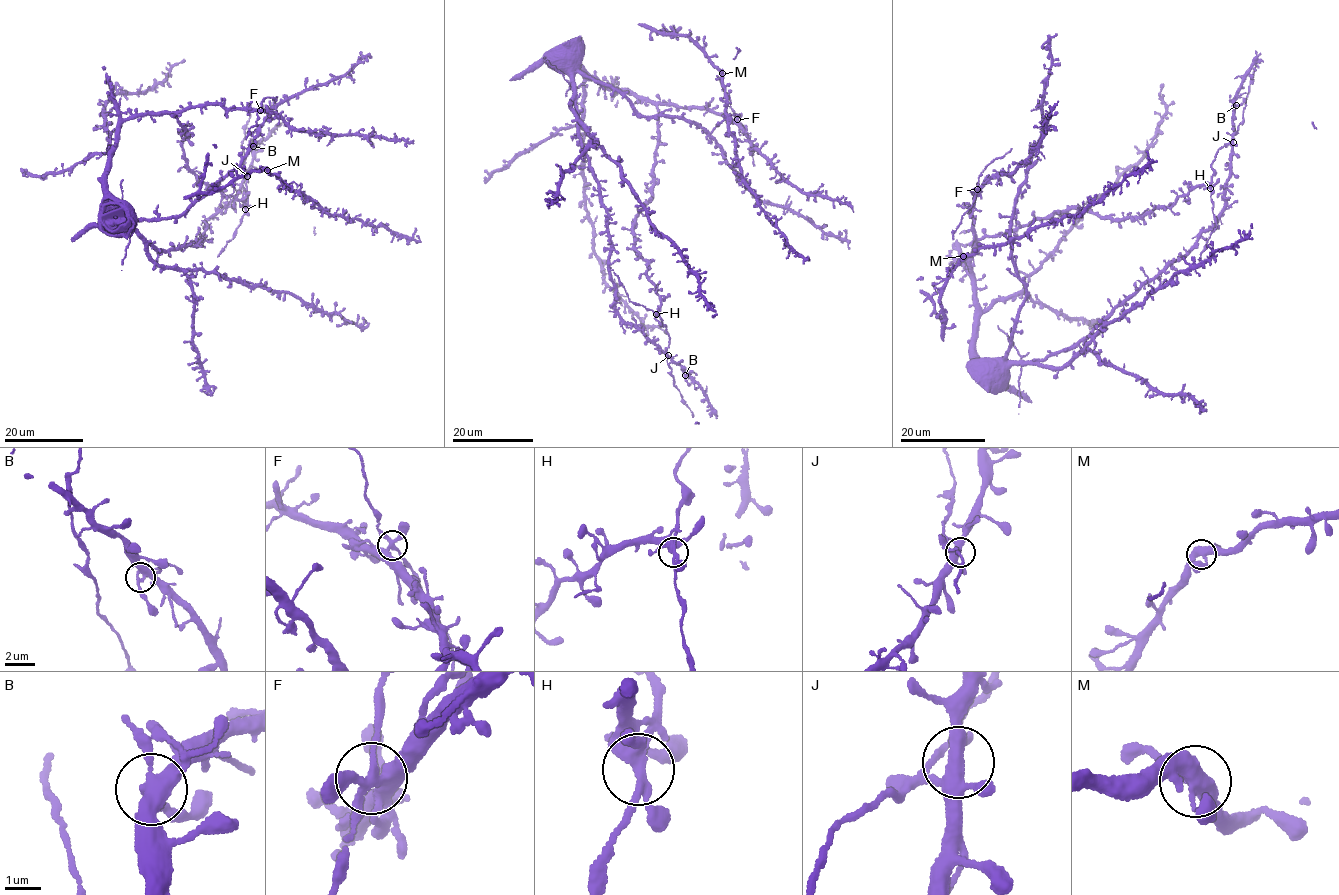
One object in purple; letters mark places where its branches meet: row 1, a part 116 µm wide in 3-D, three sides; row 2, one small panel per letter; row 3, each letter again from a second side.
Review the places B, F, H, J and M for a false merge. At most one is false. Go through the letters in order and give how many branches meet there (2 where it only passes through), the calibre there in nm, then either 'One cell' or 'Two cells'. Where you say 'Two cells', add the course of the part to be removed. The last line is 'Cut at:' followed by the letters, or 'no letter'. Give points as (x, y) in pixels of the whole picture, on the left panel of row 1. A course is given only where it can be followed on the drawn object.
B: Branches: 5. Thickness 320 nm. One cell
F: Branches: 5. Thickness 300 nm. One cell
H: Branches: 4. Thickness 300 nm. One cell
J: Branches: 5. Thickness 360 nm. One cell
M: Branches: 5. Thickness 400 nm. One cell
Cut at: no letter

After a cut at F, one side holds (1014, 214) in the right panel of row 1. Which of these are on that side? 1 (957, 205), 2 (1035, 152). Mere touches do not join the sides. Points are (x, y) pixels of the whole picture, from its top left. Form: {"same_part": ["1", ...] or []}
{"same_part": ["1", "2"]}

